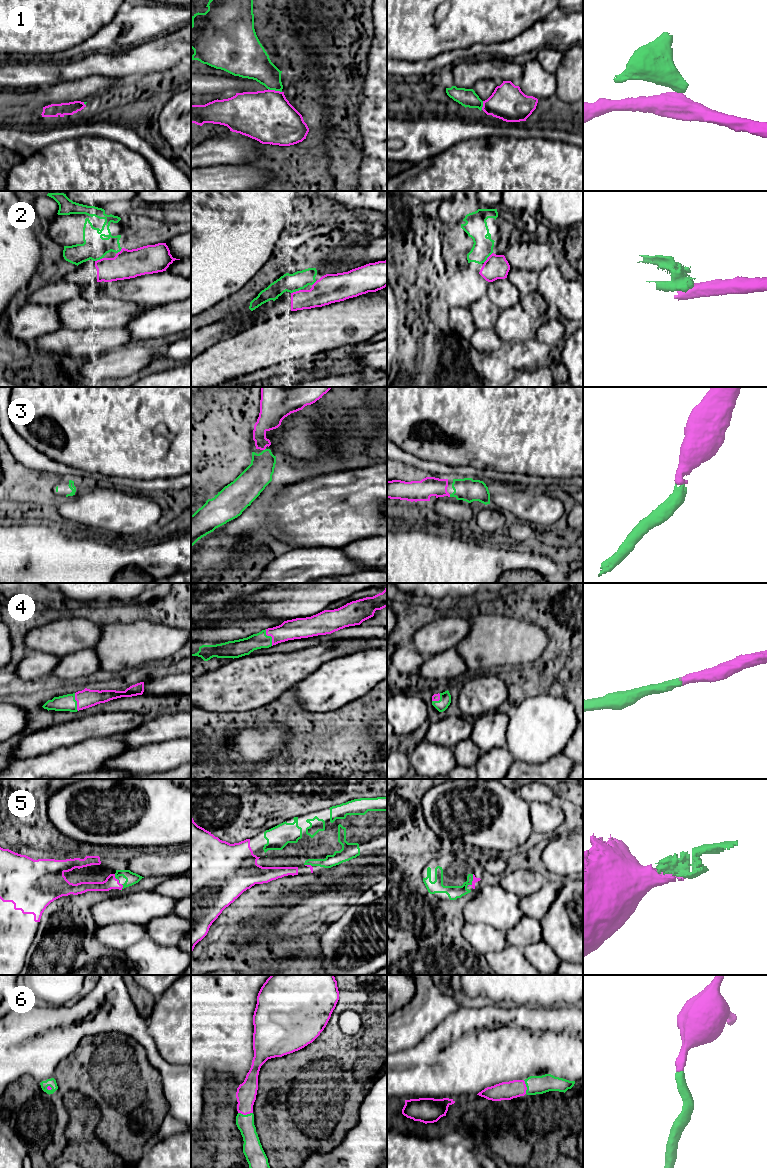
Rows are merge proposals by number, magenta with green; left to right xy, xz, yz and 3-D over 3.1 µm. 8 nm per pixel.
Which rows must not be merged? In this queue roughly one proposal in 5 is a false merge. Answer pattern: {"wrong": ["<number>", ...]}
{"wrong": ["1", "2"]}

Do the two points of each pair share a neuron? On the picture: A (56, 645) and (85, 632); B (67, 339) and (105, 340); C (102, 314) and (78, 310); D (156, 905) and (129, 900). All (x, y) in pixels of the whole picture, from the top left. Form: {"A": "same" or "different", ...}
{"A": "same", "B": "same", "C": "same", "D": "same"}

